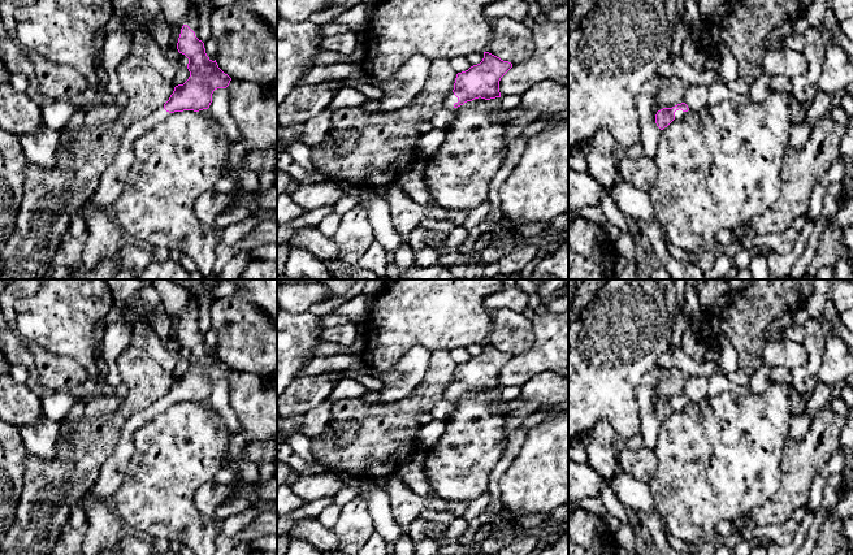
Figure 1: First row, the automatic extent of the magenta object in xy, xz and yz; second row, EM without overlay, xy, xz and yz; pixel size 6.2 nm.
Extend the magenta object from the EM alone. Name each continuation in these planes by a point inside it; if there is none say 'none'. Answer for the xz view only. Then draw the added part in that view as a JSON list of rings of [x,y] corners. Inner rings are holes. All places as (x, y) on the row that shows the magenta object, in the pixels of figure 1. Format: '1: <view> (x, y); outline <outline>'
1: xz (451, 99); outline [[[454,92],[449,94],[446,100],[443,101],[443,109],[454,110],[454,104],[458,103],[458,97],[454,95]]]

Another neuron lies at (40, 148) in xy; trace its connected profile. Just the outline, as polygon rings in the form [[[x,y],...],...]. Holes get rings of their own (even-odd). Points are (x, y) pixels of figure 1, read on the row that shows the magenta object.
[[[43,125],[36,134],[21,136],[20,143],[29,162],[46,170],[55,166],[60,143],[57,130]]]

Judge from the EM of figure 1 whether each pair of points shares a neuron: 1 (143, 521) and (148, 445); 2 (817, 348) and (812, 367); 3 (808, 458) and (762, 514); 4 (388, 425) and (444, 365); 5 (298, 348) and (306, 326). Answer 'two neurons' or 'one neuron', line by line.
1: one neuron
2: one neuron
3: one neuron
4: one neuron
5: one neuron

